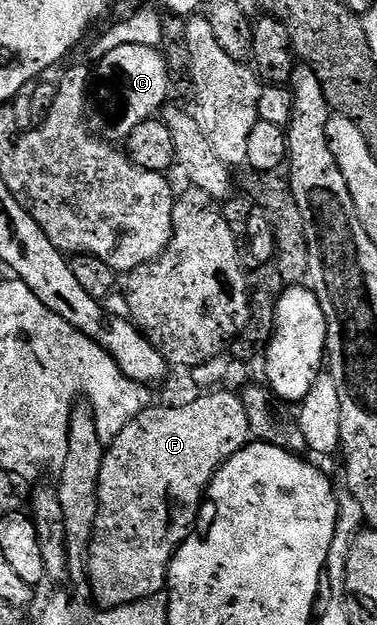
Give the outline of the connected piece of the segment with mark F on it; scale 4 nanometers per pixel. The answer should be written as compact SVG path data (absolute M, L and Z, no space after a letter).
M224 388L215 389L213 392L203 393L194 404L180 408L166 407L154 404L154 407L143 408L138 415L108 443L102 455L100 464L100 480L98 481L98 515L94 525L94 538L90 541L90 556L88 559L88 583L94 589L94 598L99 602L99 607L113 608L127 606L133 602L139 602L145 598L157 598L167 589L170 577L170 561L174 554L182 546L182 541L194 529L198 521L198 513L202 511L202 503L206 497L206 491L210 488L210 482L216 476L216 472L236 452L243 450L251 441L250 425L248 424L248 412L244 408L241 397L237 393L229 394Z

